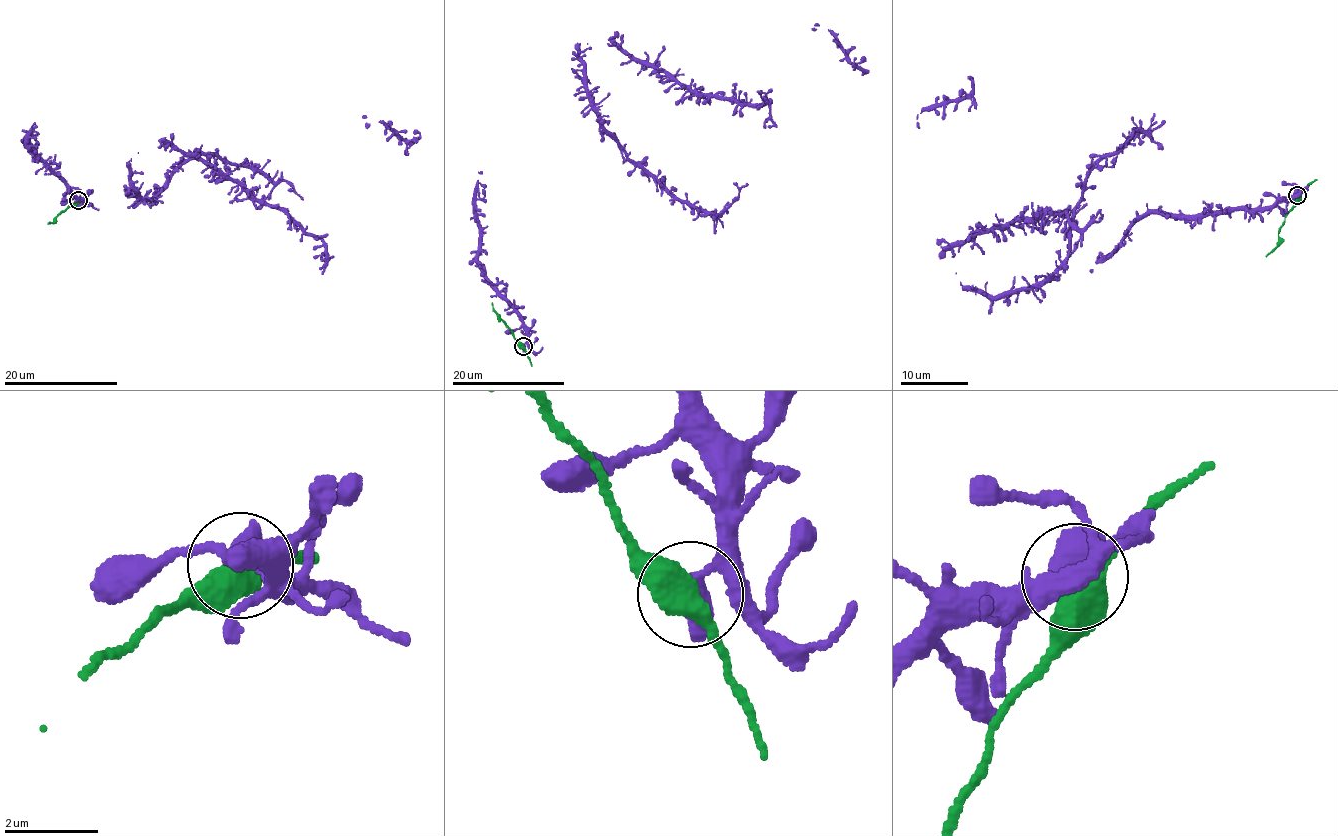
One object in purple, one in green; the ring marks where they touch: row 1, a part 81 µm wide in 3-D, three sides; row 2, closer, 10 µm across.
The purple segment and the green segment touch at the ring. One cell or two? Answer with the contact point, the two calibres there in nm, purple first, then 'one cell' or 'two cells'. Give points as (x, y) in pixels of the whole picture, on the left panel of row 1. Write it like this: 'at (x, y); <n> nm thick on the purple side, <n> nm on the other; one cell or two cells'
at (78, 200); 600 nm thick on the purple side, 480 nm on the other; one cell

